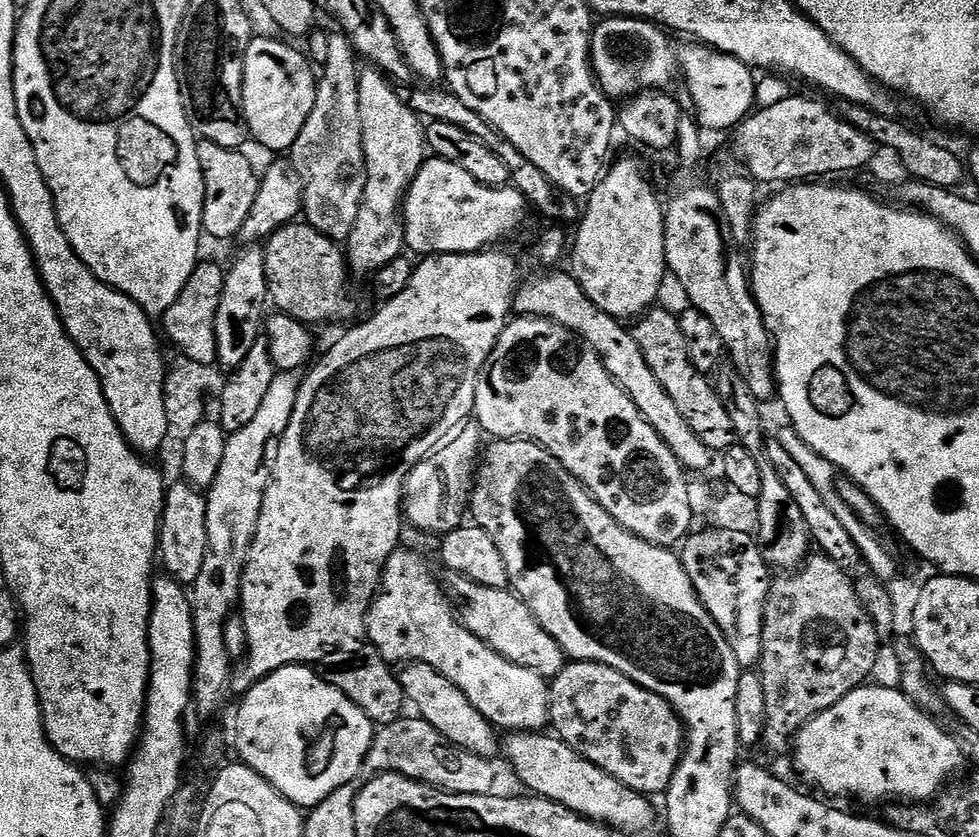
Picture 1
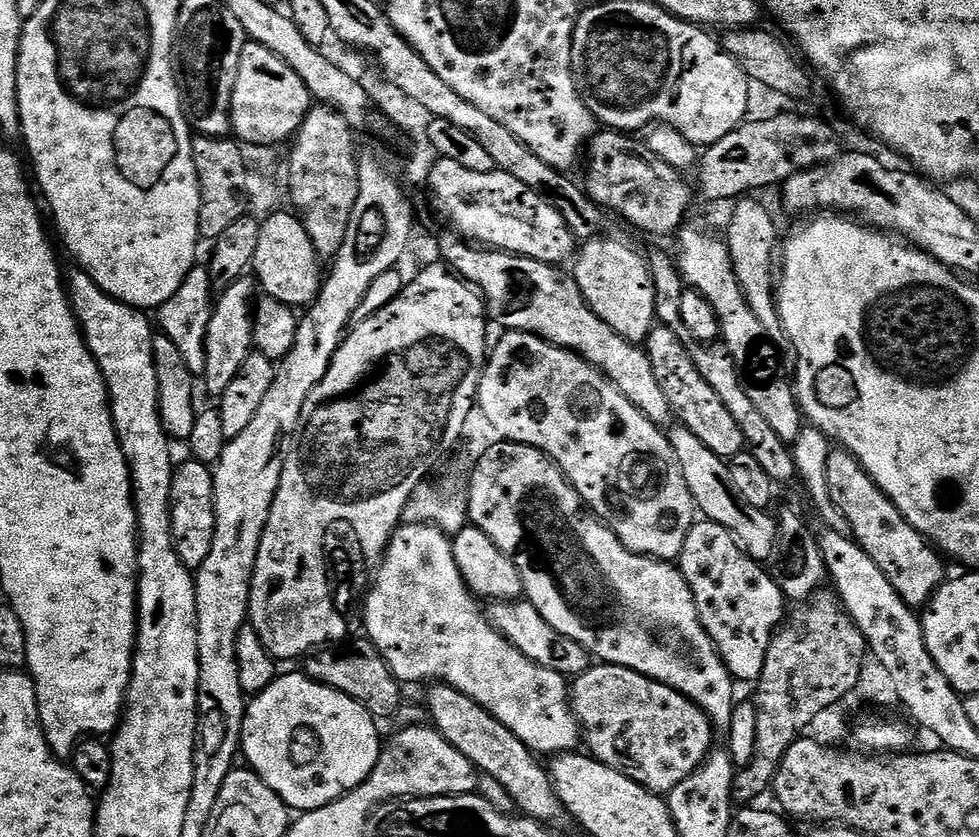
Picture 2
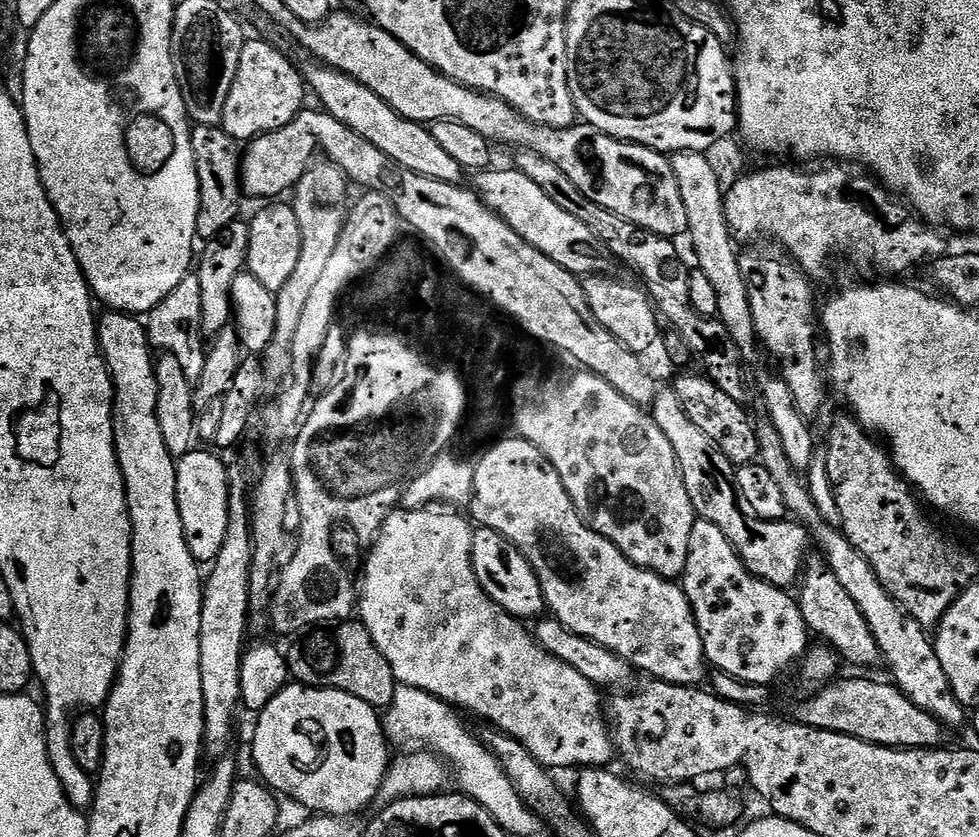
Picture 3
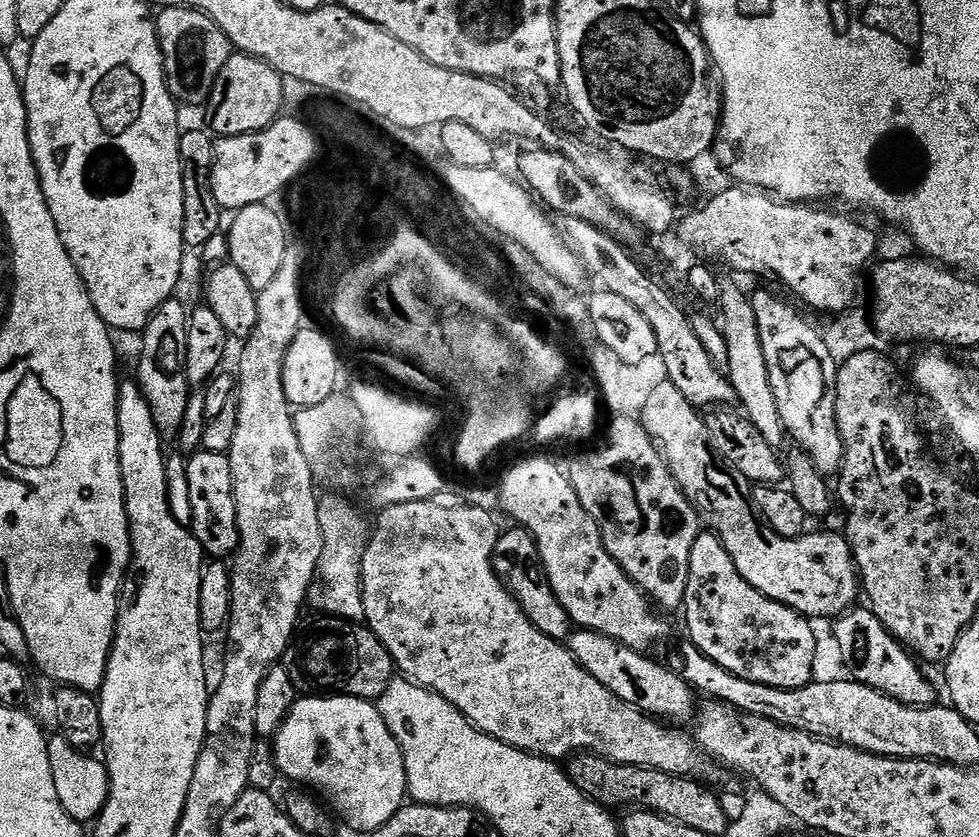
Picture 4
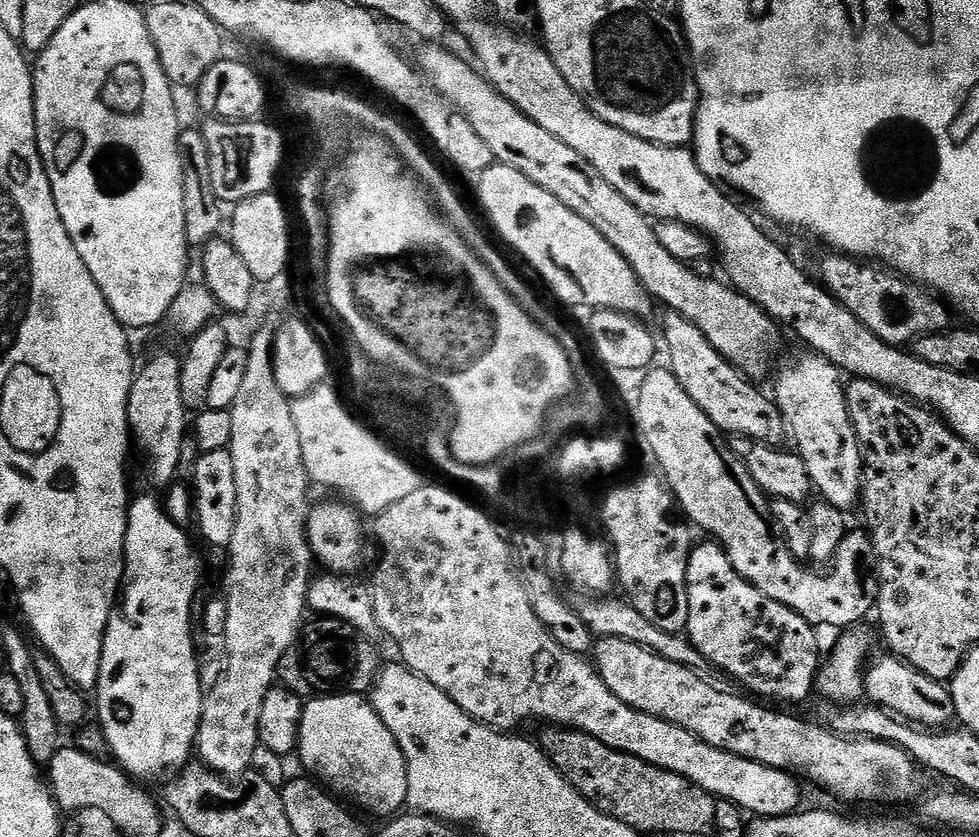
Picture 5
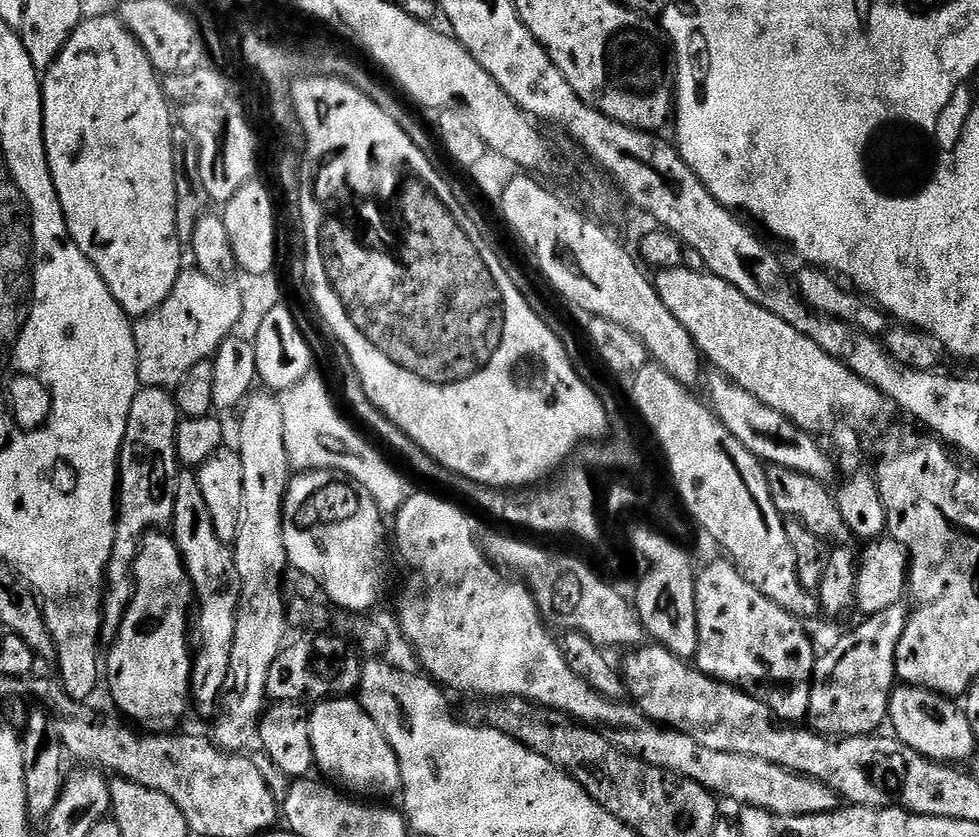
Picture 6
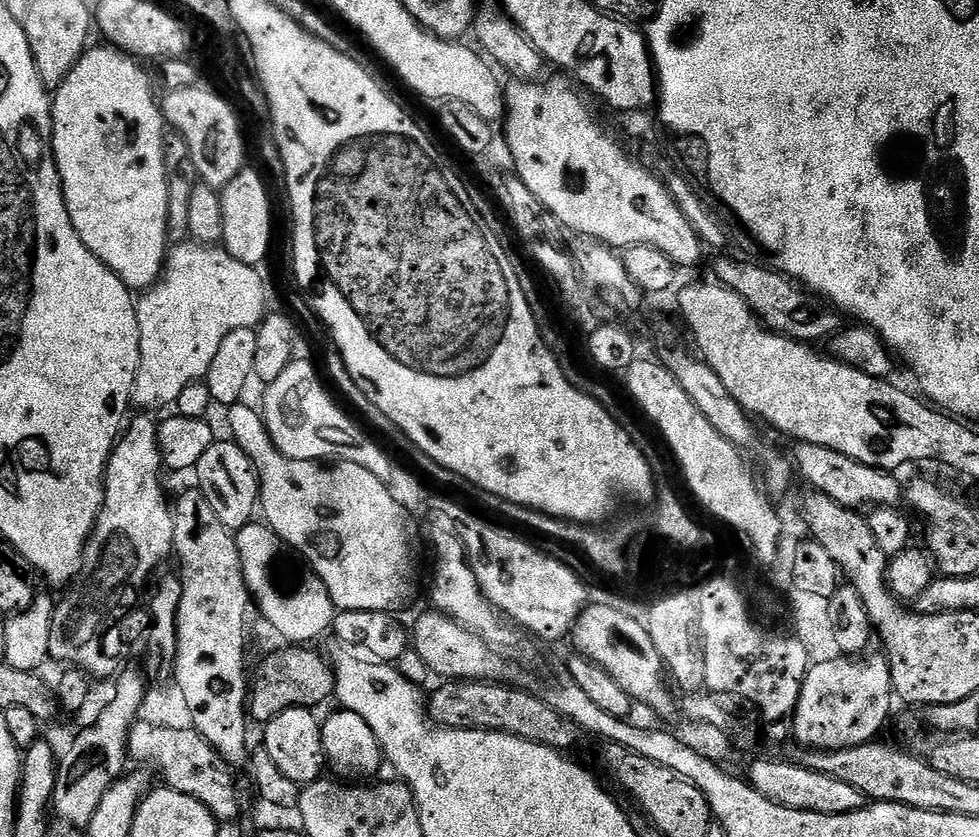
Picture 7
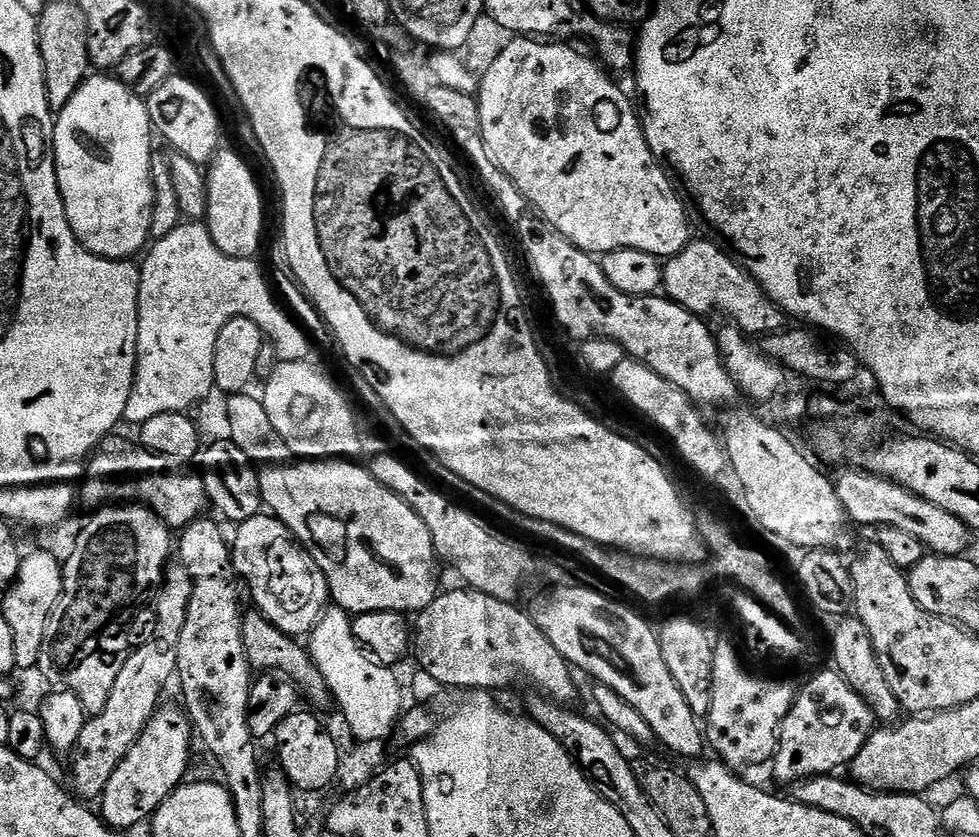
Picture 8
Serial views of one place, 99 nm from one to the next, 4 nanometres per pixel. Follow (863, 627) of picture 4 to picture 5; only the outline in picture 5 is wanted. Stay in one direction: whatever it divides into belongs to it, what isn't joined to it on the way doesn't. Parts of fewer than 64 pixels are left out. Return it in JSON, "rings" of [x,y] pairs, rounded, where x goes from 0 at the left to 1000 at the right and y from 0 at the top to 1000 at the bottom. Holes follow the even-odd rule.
{"rings":[[[910,781],[900,789],[892,787],[883,803],[883,832],[892,842],[906,846],[913,855],[933,866],[949,872],[960,872],[977,860],[972,829],[967,816],[951,812],[946,805],[934,800]]]}

